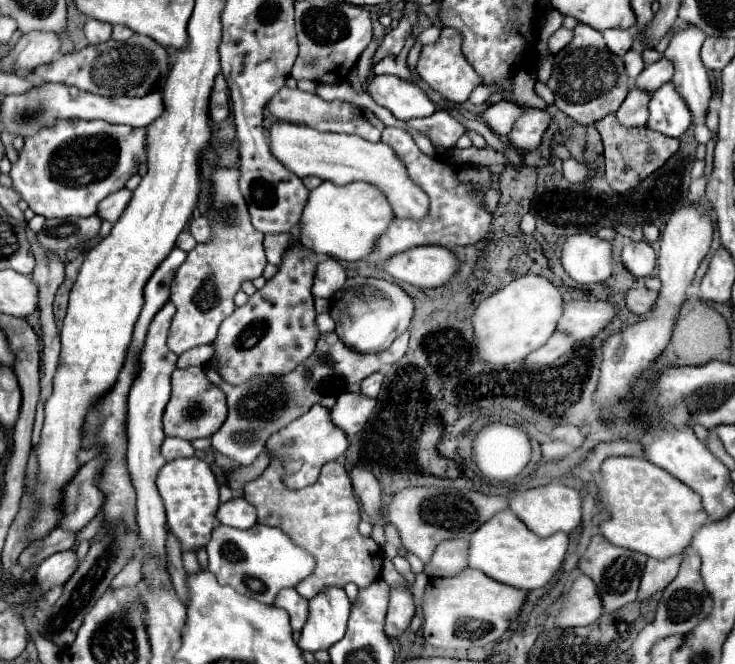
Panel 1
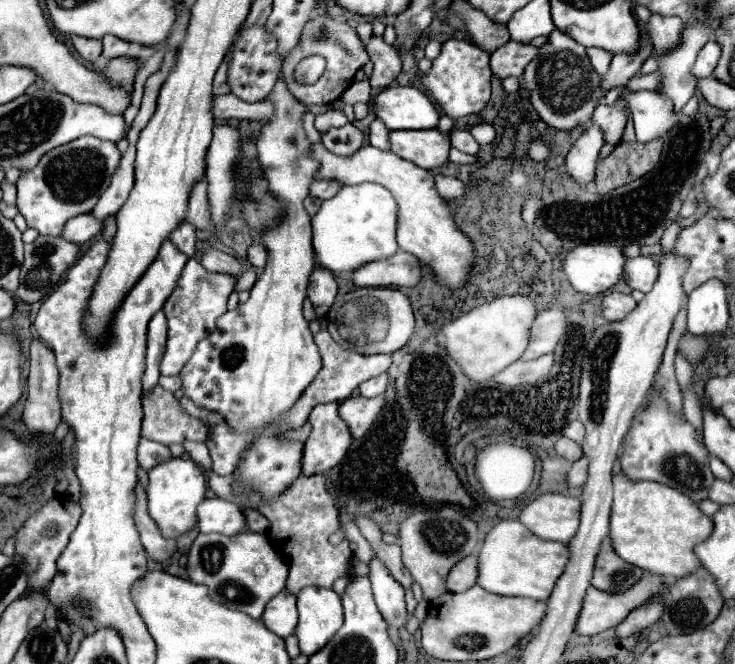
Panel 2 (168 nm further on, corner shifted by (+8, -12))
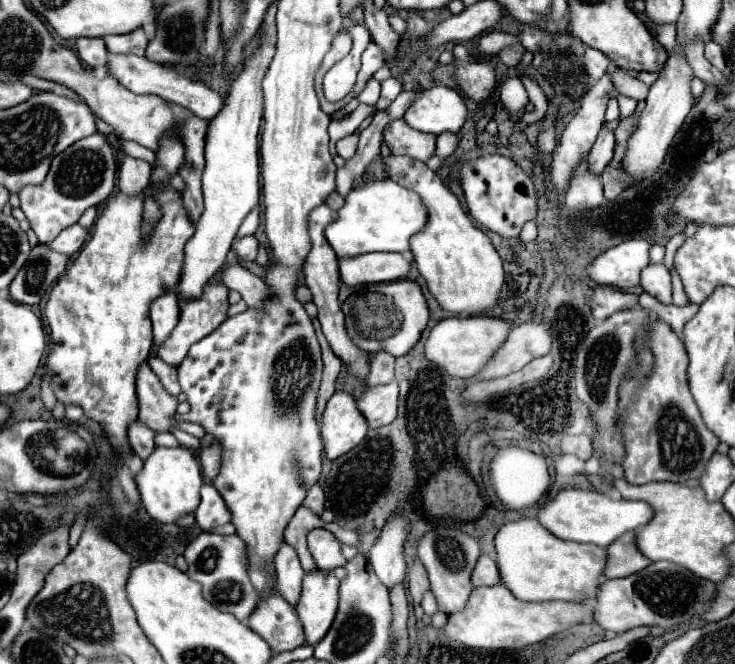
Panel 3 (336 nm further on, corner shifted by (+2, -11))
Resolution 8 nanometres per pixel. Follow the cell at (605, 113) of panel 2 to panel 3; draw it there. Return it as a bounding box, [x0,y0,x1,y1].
[588,129,616,177]

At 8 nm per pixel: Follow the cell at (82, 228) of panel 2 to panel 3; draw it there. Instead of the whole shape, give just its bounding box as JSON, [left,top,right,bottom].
[46,225,88,255]

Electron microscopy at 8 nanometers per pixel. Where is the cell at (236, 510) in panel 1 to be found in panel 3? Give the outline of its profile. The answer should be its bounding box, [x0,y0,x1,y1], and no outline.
[194,483,230,531]

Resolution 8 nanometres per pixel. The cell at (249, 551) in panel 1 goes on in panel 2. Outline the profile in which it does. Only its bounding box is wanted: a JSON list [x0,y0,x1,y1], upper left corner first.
[186,532,288,618]

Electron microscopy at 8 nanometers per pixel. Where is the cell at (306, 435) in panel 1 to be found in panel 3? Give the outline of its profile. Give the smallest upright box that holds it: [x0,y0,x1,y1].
[320,391,368,461]

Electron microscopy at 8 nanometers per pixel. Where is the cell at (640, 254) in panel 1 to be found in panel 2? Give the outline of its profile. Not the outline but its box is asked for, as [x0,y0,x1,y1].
[624,256,658,292]

